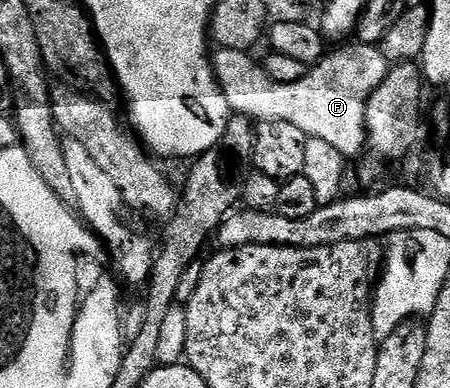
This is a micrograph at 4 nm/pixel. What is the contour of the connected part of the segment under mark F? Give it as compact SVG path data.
M350 43L340 46L340 51L332 50L324 54L323 58L308 70L307 75L301 77L301 81L292 83L274 83L267 75L266 69L250 59L252 56L248 52L219 49L213 55L217 82L223 88L223 96L231 106L232 112L245 115L252 121L290 121L308 137L321 138L329 142L344 157L359 155L367 147L367 98L371 96L373 89L377 89L377 85L381 85L381 81L385 81L389 61L378 46Z

